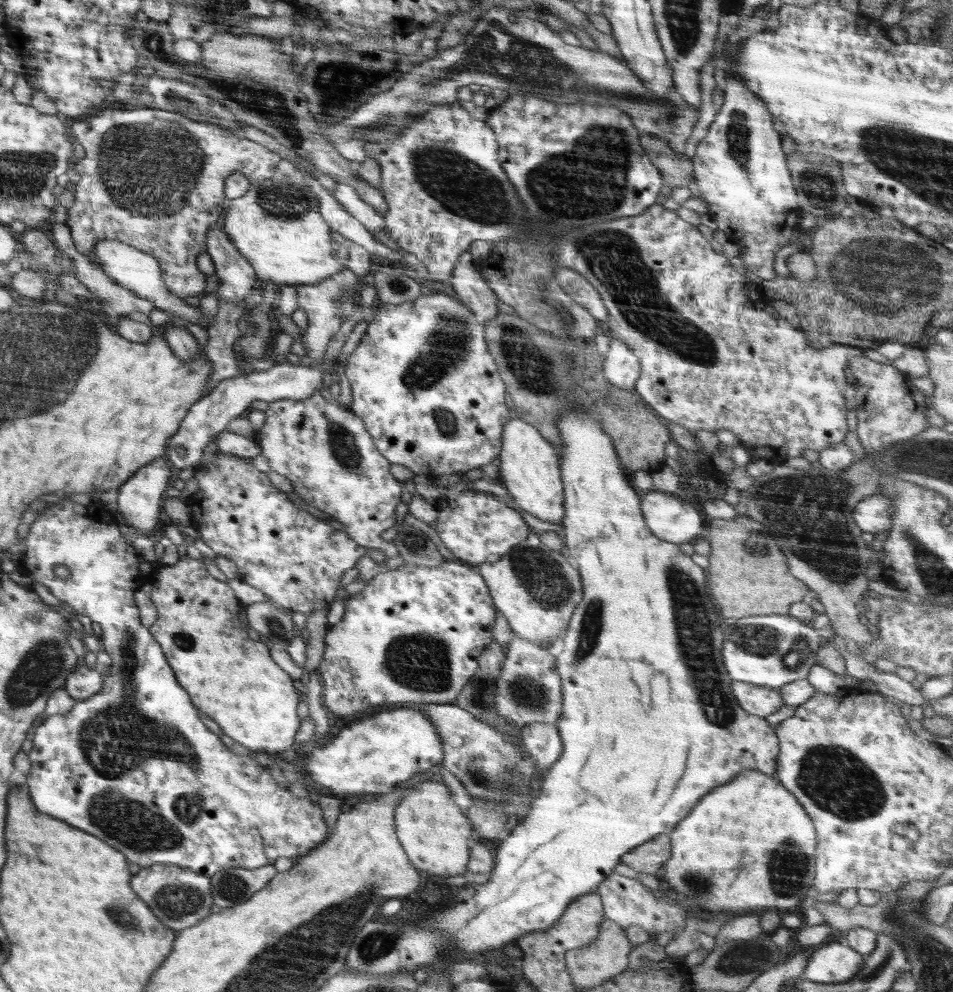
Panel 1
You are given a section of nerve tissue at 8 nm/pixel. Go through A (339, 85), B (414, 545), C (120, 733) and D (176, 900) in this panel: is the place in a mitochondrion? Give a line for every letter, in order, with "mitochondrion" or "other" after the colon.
A: mitochondrion
B: mitochondrion
C: mitochondrion
D: mitochondrion

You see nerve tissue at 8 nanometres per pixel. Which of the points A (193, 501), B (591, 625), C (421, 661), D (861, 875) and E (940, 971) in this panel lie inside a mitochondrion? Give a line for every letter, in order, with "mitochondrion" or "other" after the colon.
A: other
B: mitochondrion
C: mitochondrion
D: other
E: mitochondrion

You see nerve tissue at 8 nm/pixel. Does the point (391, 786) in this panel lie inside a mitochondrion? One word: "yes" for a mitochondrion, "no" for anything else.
no

